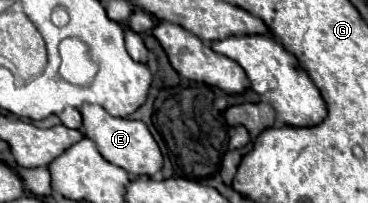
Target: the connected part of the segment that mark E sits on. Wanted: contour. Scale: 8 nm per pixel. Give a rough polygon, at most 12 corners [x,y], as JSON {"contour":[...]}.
{"contour":[[85,103],[83,133],[109,163],[153,177],[163,155],[135,119]]}

